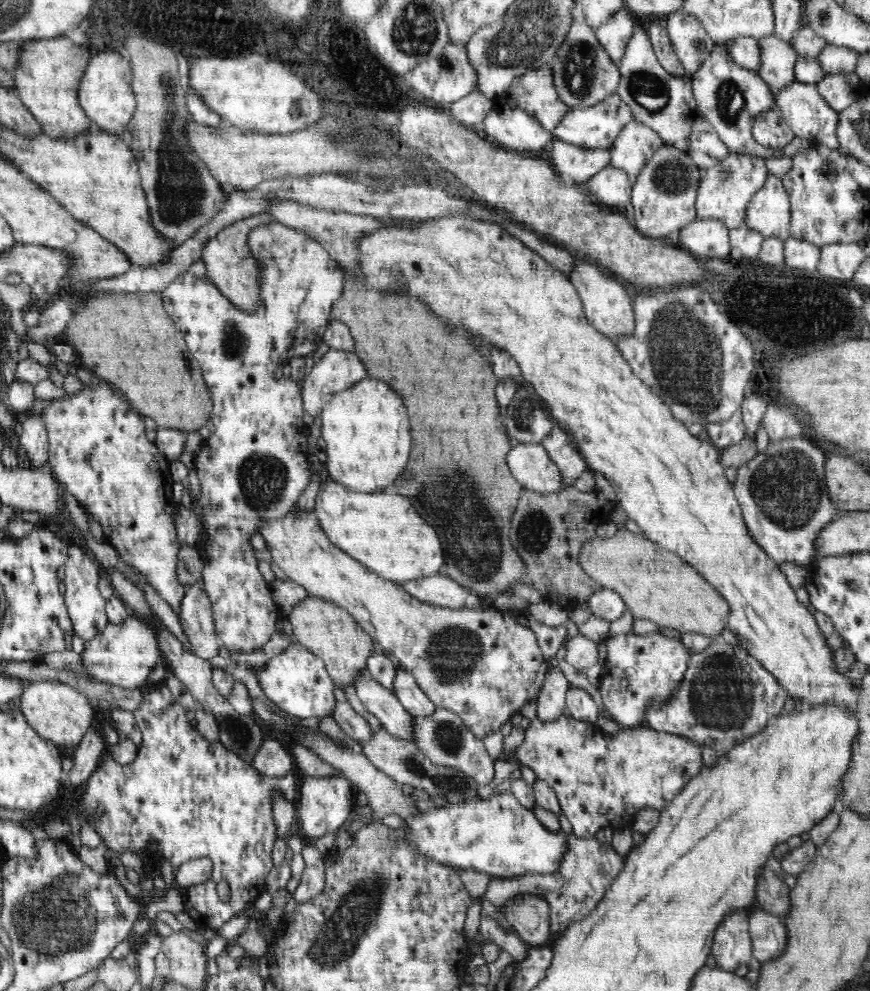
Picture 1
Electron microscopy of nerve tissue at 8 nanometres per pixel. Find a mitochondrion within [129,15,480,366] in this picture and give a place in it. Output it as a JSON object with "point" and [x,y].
{"point":[181,191]}

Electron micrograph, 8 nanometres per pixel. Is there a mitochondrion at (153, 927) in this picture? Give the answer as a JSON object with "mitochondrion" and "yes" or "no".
{"mitochondrion":"no"}

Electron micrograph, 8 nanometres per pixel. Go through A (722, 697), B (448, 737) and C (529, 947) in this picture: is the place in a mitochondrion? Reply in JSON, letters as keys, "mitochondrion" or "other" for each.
{"A":"mitochondrion","B":"mitochondrion","C":"other"}

